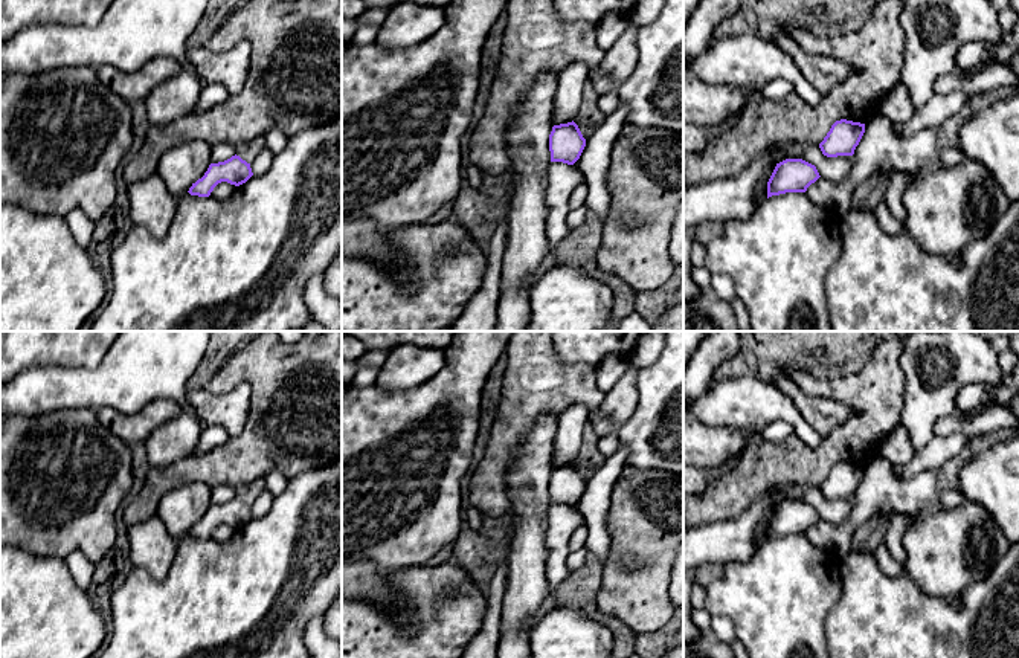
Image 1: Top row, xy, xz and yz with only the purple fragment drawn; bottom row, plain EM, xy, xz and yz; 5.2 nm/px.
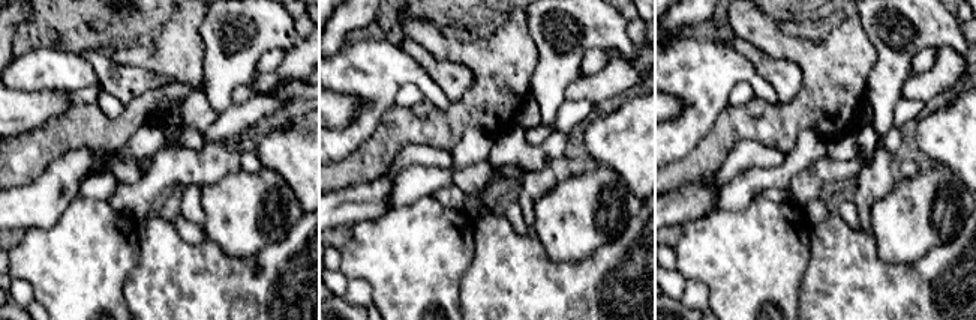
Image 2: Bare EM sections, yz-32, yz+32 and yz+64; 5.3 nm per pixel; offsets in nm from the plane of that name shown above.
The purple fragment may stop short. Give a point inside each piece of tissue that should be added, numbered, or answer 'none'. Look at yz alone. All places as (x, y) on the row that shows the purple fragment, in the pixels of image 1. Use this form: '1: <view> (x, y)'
none

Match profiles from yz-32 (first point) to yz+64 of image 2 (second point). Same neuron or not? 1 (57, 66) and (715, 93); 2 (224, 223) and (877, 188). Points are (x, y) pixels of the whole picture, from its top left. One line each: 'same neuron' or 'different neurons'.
1: same neuron
2: different neurons

